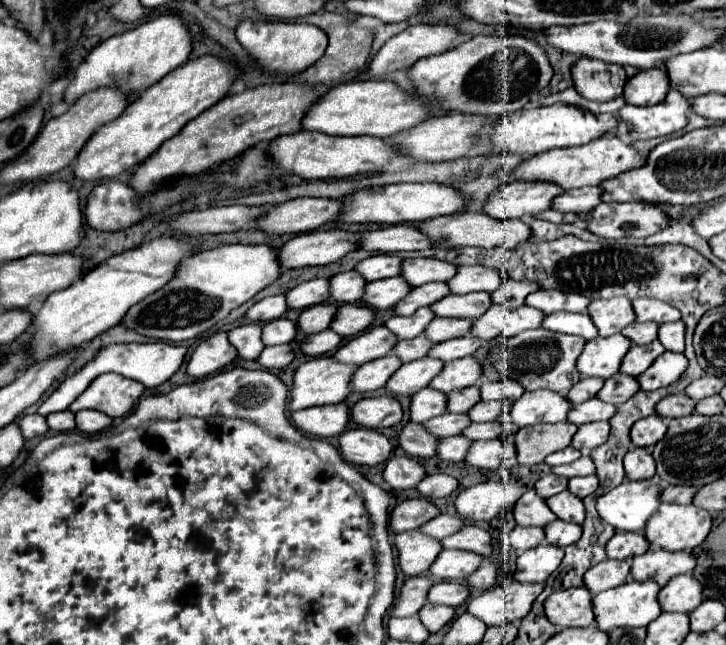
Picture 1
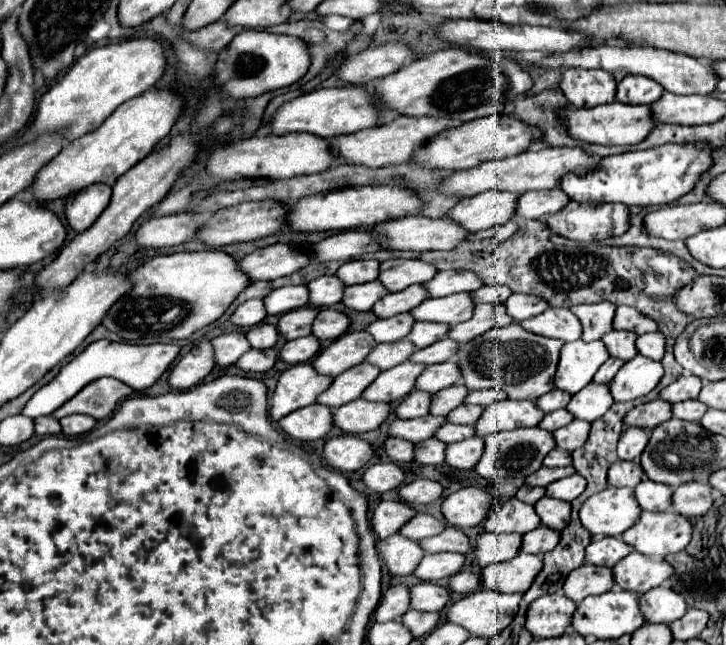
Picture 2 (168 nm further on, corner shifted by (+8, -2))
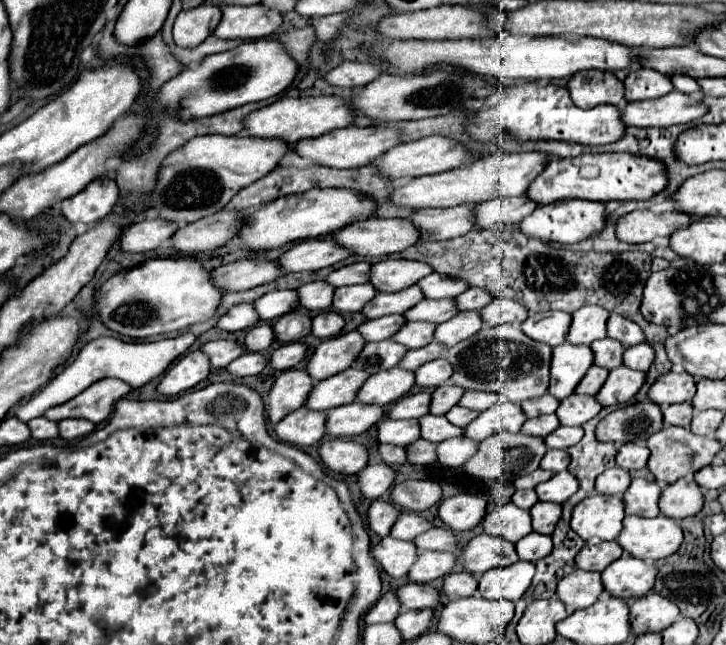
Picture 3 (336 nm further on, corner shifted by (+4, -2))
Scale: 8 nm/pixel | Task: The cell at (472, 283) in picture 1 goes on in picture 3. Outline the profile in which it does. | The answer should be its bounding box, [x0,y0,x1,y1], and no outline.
[418,273,468,299]

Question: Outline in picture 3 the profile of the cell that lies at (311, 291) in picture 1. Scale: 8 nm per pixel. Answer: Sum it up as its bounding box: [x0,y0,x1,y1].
[254,291,298,321]

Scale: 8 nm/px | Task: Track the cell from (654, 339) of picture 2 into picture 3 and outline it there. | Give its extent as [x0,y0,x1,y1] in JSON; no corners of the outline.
[622,343,654,371]

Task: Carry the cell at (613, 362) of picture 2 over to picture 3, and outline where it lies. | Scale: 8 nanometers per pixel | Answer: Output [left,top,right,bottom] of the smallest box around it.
[574,367,608,395]

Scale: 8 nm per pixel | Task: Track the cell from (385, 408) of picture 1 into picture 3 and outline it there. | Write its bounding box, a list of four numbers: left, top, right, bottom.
[326,403,382,437]

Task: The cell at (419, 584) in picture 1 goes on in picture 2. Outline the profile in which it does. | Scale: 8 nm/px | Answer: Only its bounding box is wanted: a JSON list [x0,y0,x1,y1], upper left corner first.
[374,585,410,623]

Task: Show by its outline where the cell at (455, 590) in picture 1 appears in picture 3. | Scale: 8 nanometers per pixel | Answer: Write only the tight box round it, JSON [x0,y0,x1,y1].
[394,583,438,611]

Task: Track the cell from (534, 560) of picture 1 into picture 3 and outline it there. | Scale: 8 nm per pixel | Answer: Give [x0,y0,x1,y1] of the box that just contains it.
[478,561,534,603]

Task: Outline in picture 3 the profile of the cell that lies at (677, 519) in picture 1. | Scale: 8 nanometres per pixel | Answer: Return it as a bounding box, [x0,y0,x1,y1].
[618,515,682,561]

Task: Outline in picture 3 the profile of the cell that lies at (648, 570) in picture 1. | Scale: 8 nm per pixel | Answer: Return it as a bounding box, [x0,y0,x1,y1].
[602,553,656,599]

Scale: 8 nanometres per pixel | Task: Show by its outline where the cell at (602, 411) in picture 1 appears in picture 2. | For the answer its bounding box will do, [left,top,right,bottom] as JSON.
[540,409,574,431]

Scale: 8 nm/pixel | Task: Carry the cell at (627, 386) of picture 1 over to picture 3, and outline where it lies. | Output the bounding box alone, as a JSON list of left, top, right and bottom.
[556,395,602,427]

